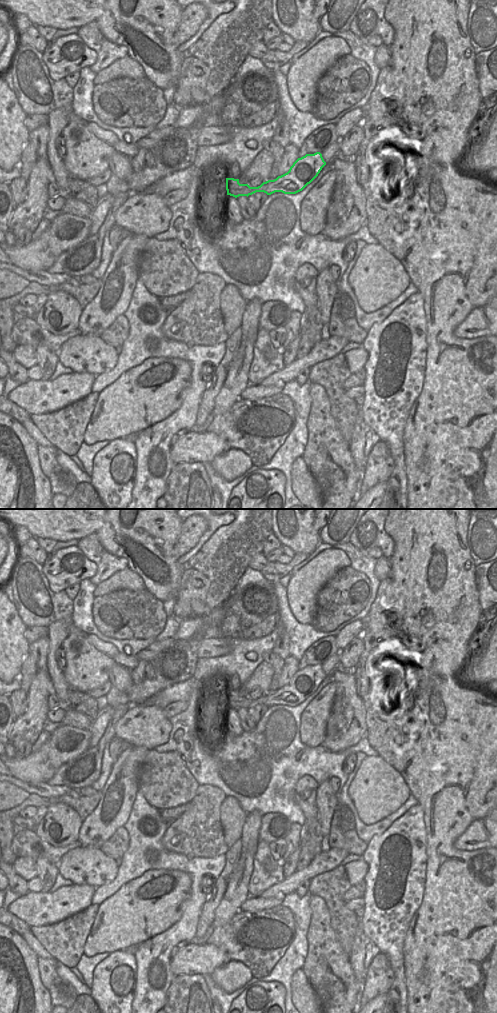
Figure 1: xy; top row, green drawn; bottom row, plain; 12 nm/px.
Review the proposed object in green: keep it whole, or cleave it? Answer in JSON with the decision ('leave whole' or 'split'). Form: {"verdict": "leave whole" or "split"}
{"verdict": "leave whole"}

